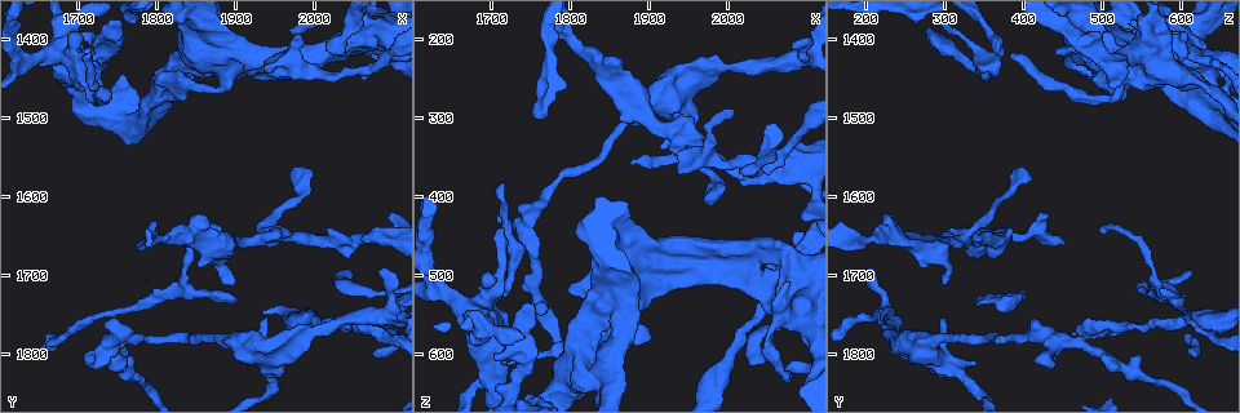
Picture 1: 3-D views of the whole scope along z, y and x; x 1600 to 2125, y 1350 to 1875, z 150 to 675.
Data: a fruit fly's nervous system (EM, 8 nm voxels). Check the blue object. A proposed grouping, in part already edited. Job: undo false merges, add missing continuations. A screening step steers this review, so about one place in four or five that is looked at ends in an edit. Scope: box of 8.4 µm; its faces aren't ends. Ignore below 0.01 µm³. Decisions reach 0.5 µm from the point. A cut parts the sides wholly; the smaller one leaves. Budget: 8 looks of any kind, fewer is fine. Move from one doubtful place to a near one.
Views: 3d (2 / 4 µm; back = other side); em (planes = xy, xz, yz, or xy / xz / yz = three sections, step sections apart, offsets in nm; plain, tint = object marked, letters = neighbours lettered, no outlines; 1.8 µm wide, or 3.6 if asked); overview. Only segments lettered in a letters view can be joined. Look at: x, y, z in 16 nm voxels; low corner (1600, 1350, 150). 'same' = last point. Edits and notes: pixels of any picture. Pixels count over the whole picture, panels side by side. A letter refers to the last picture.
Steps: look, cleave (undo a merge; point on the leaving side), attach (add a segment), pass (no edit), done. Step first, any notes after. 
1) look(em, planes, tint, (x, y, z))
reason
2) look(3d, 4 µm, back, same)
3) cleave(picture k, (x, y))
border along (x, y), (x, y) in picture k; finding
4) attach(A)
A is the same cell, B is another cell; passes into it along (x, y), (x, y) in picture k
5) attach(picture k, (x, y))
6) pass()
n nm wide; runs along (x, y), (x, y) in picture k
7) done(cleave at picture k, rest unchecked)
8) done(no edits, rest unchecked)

look(em, xz, step 4, tint, (1875, 1650, 500))
thin end

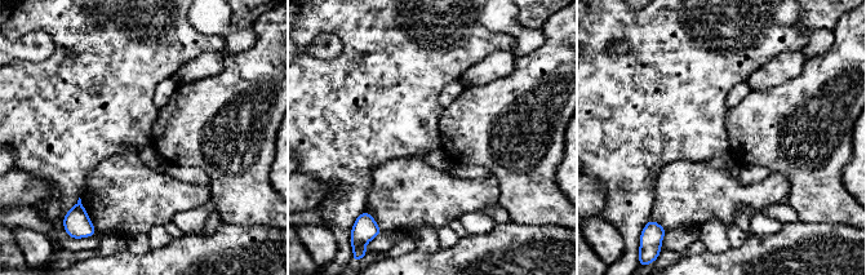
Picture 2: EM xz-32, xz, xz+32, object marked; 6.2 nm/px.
look(em, planes, letters, same)
cut it another way

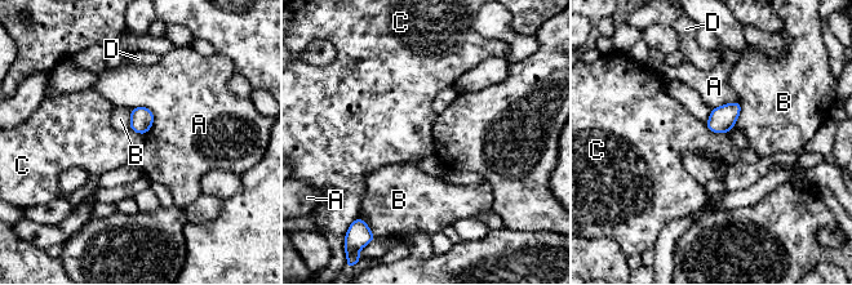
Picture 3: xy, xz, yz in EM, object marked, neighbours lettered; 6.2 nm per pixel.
pass()
140 nm wide; A, B, C and D are other cells; border along (705, 124), (713, 132), (727, 133) in picture 3; no lettered segment goes on from it

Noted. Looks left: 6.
look(em, planes, letters, (2035, 1420, 365))
end of a long branch

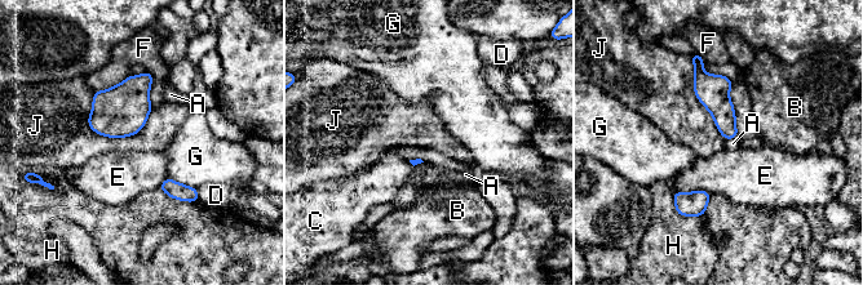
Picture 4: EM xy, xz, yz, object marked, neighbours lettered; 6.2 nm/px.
pass()
A, B, C, D, E, F, G, H and J are other cells; border along (151, 107), (129, 136), (87, 123) in picture 4; no lettered segment goes on from it

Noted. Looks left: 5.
look(em, 3.6 µm, planes, plain, (2075, 1395, 485))

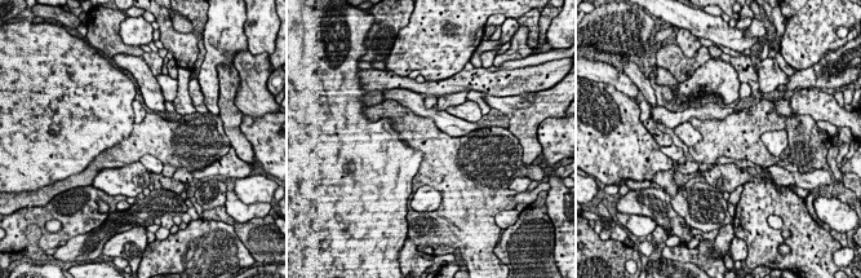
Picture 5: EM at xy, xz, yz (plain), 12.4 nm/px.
look(em, 3.6 µm, planes, letters, same)
see the neighbours

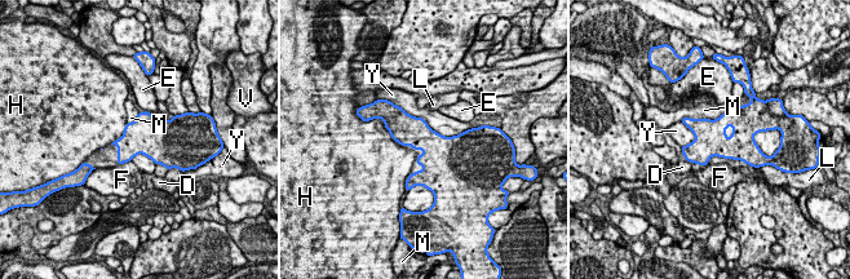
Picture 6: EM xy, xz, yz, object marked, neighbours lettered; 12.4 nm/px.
pass()
Y touches over 900 nm; D, E, F, H, L, M, V and Y are other cells; border along (131, 159), (145, 154), (155, 164) in picture 6; one neuron here

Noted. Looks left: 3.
done(no edits, rest unchecked)

